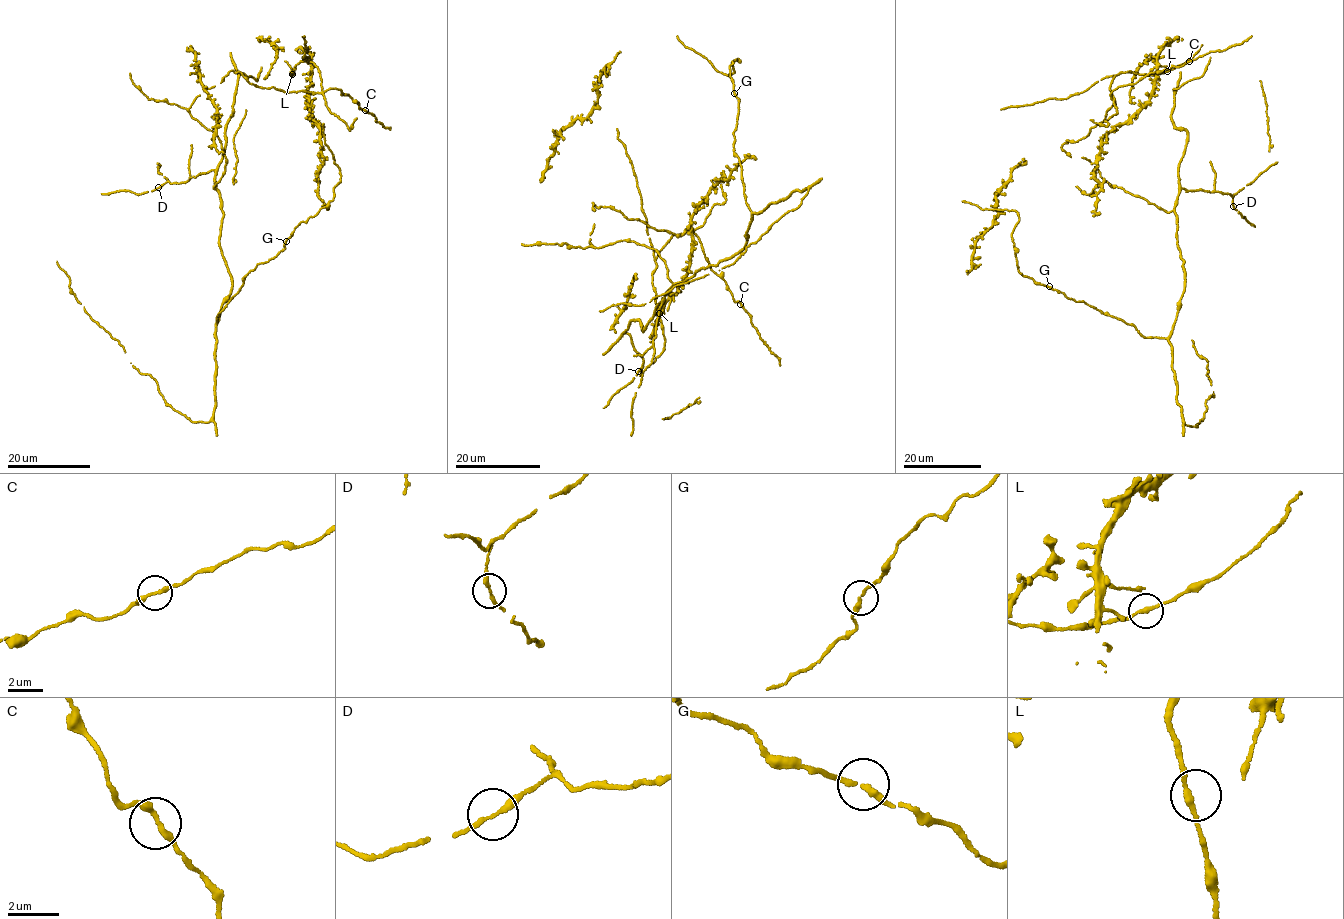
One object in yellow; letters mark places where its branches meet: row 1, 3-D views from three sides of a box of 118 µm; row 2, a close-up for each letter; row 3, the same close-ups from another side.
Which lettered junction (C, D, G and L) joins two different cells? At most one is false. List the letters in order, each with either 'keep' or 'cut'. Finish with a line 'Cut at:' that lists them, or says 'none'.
C: keep
D: keep
G: keep
L: keep
Cut at: none

